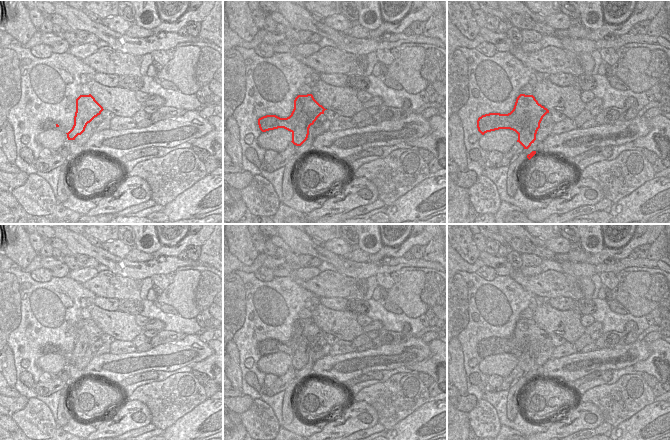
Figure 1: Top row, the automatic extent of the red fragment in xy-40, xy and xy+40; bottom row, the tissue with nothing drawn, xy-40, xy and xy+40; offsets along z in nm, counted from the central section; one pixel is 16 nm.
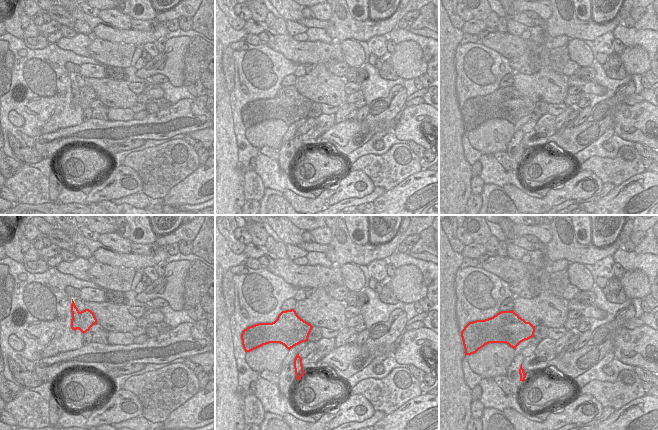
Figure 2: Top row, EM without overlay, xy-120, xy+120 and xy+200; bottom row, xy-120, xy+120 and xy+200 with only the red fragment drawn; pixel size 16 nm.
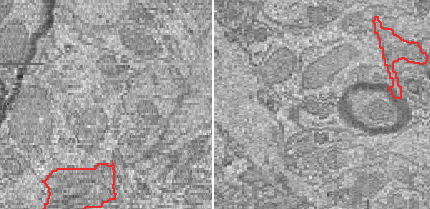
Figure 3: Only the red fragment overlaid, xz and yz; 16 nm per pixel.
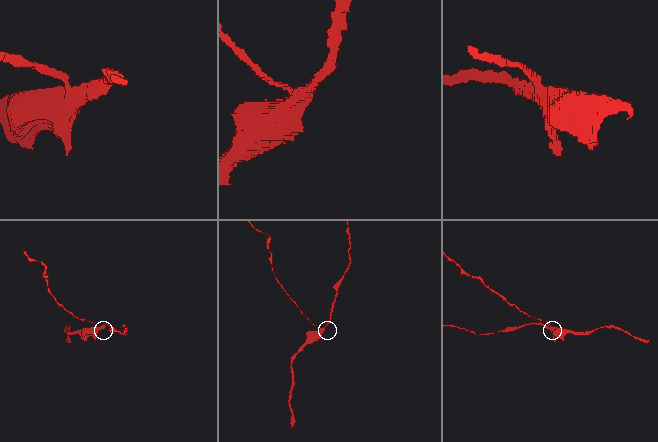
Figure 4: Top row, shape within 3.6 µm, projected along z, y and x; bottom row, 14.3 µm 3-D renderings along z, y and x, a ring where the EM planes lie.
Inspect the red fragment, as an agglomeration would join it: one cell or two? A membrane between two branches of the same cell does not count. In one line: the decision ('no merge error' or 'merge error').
merge error

